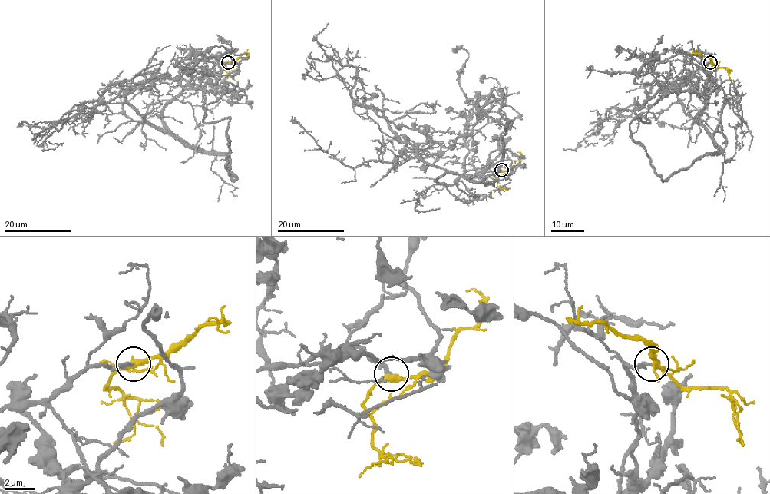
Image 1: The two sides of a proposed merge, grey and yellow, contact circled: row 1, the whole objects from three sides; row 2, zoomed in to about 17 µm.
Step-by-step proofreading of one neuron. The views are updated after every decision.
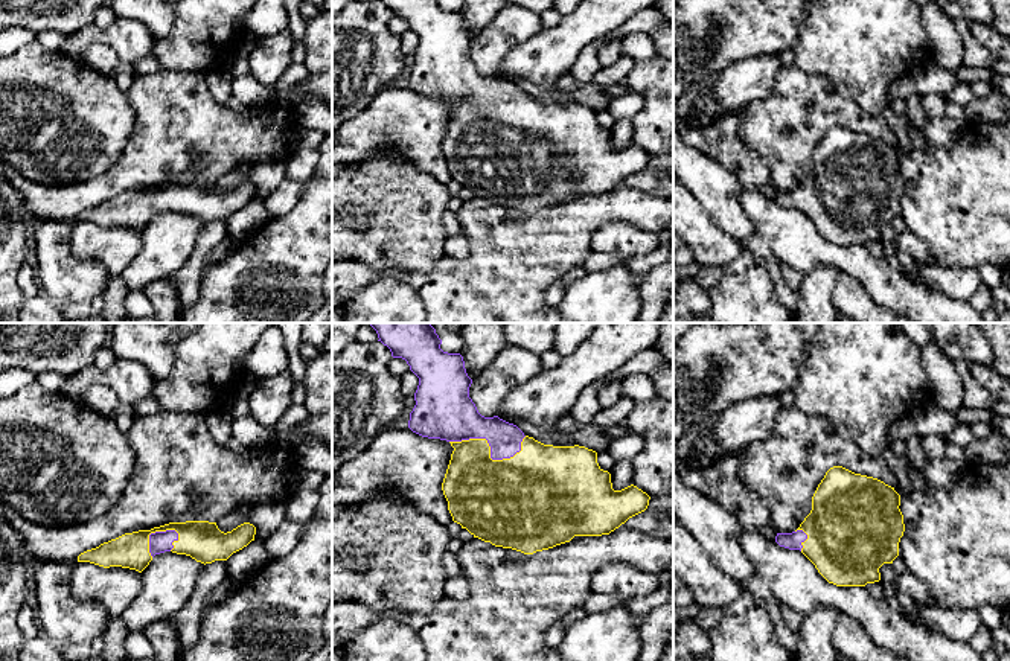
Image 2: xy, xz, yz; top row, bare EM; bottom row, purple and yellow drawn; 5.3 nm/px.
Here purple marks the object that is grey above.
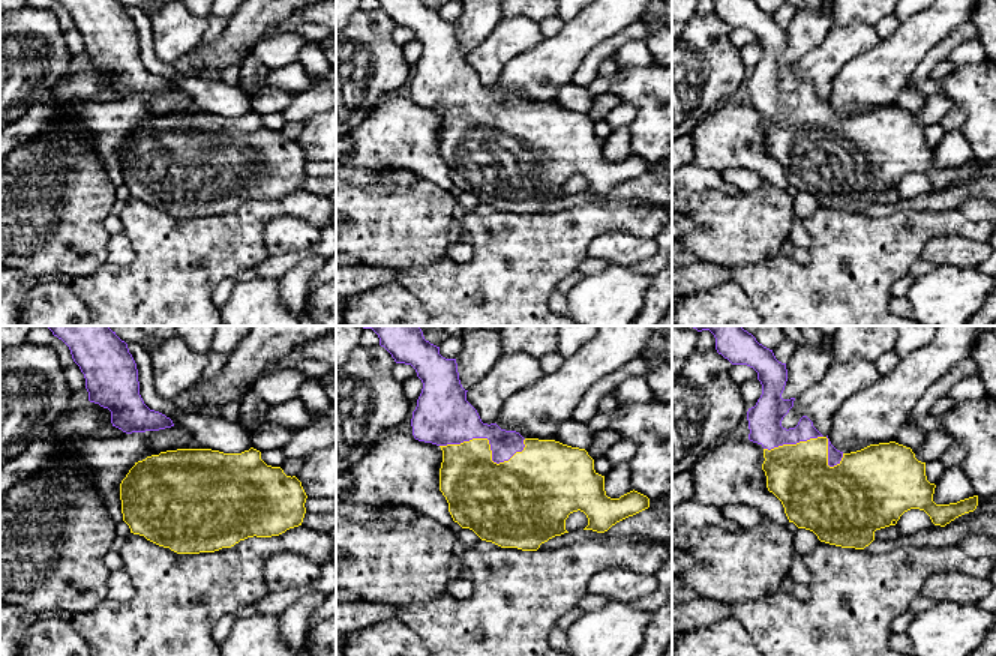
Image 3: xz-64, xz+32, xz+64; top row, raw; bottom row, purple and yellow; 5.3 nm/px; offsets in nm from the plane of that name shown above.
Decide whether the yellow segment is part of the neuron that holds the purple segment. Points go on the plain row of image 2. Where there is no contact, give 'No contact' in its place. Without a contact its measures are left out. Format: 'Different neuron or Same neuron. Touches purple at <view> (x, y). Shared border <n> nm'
Same neuron. Touches purple at xz (491, 110). Shared border 400 nm

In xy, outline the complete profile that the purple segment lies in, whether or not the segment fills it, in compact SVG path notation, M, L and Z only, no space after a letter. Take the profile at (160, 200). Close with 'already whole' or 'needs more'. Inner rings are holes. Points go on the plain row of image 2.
M169 181L151 189L125 192L78 215L104 227L122 225L142 232L155 213L172 210L201 222L227 219L233 212L254 200L256 186L244 181L232 190L221 190L216 181Z | needs more

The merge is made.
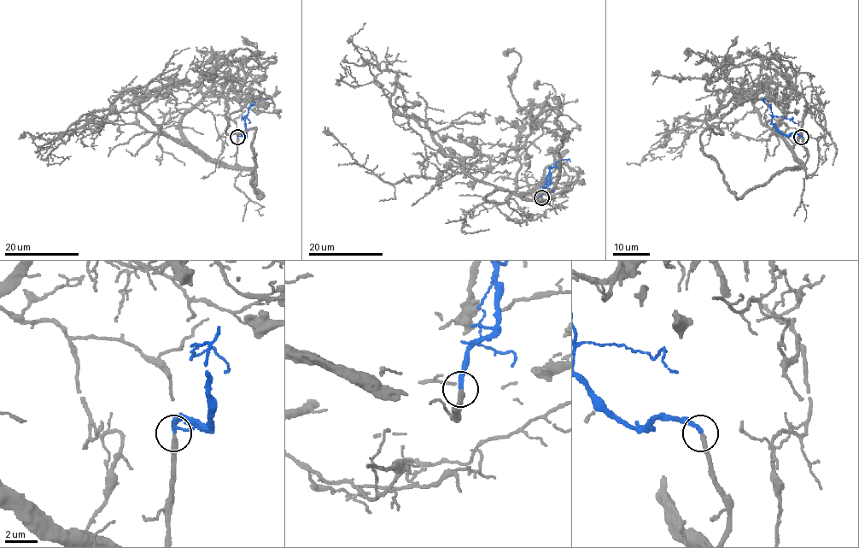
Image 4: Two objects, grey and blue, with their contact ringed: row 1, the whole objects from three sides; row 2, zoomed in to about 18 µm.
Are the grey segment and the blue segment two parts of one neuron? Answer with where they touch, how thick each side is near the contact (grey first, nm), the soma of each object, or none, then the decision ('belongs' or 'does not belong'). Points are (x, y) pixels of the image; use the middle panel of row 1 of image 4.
place (541, 197); calibres 280 and 260 nm; soma grey none; soma blue none; belongs

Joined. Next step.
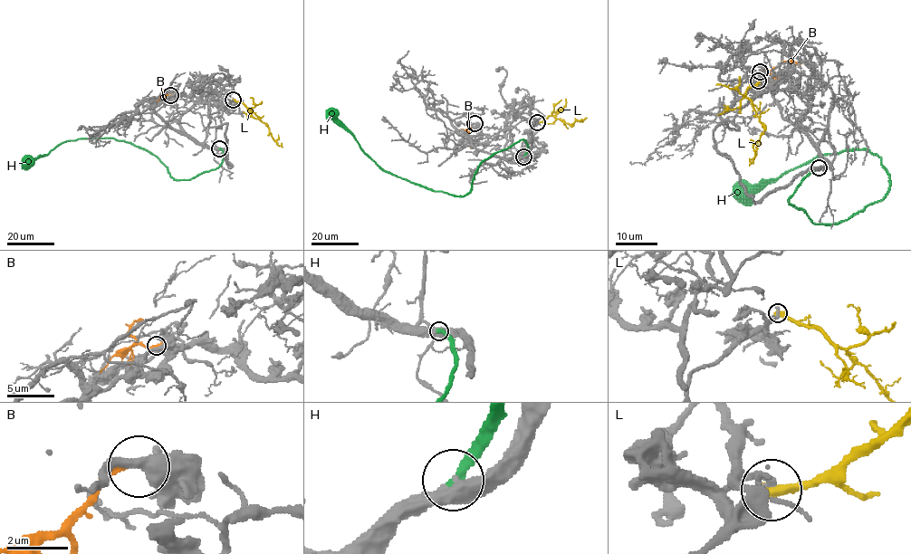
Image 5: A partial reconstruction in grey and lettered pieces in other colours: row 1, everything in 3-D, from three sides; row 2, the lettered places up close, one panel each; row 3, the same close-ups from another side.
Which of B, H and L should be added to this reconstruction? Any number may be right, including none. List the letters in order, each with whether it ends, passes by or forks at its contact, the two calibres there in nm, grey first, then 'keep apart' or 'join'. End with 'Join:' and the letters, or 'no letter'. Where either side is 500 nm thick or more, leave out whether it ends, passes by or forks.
B: it ends | 440/240 nm | keep apart
H: 600/360 nm | join
L: it ends | 280/460 nm | keep apart
Join: H

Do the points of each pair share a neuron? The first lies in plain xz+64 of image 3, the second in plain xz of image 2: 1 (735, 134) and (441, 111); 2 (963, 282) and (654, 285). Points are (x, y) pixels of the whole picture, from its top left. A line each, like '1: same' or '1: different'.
1: same
2: different

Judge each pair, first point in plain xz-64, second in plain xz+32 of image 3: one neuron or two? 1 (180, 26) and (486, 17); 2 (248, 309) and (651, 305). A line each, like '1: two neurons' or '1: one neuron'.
1: two neurons
2: two neurons

